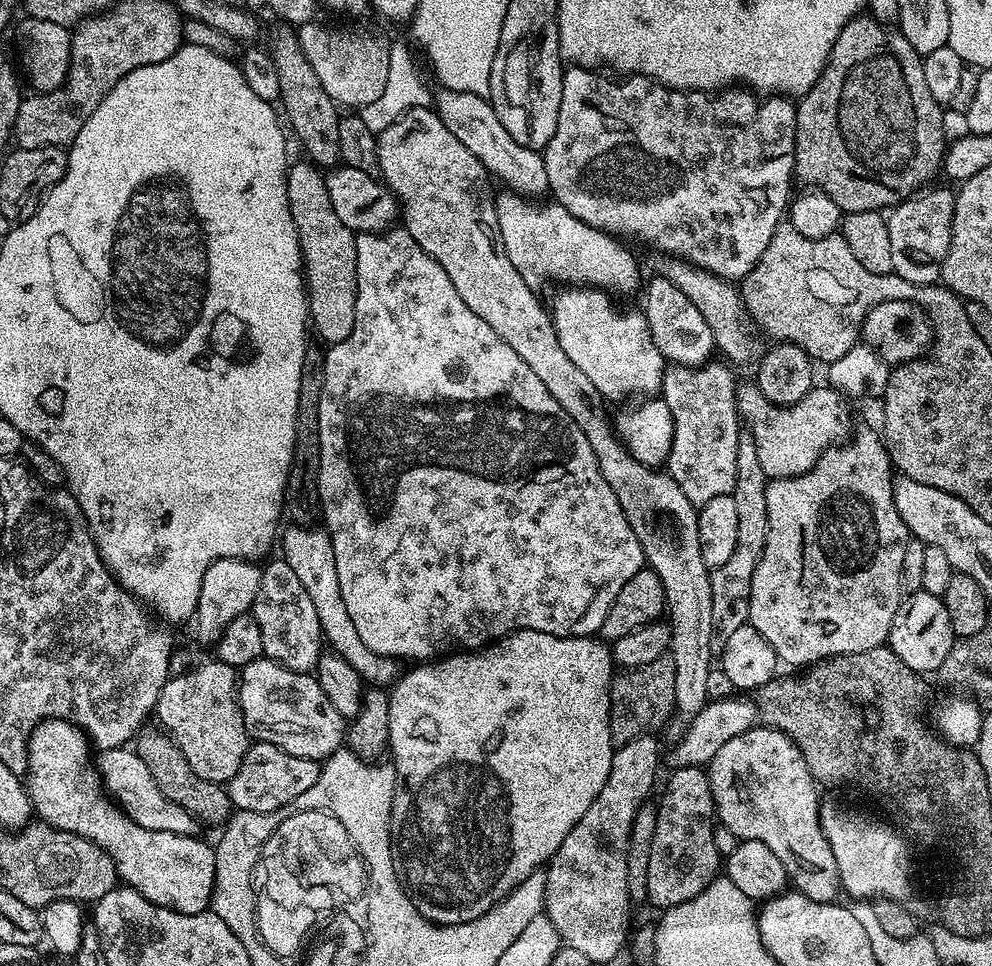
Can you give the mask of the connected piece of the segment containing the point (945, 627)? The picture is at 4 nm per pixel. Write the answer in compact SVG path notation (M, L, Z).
M923 590L905 595L894 614L887 643L892 653L902 662L906 662L910 670L917 674L939 673L942 662L946 662L946 654L950 654L954 643L950 614L946 614L943 599Z

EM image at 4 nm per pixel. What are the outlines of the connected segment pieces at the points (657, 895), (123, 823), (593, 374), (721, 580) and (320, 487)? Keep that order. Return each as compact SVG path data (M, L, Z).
M672 768L664 793L656 807L657 825L650 843L650 860L647 867L647 903L659 910L667 910L690 898L698 898L710 882L717 879L722 868L722 857L714 846L716 807L707 771L698 768Z
M42 720L28 740L28 771L26 787L32 801L33 813L52 828L78 834L94 842L112 855L117 877L127 887L138 890L142 898L154 902L159 908L169 908L182 914L198 914L209 911L212 891L216 885L216 849L211 843L196 836L170 834L162 830L146 830L128 817L102 791L97 773L88 769L90 741L76 725L68 720Z
M568 286L556 296L556 301L550 304L550 317L552 319L552 325L556 331L556 337L558 342L562 346L562 350L566 350L566 358L570 358L574 362L574 366L578 366L578 370L582 370L582 374L586 374L586 378L590 378L590 382L594 382L597 393L601 397L604 396L628 396L633 392L634 395L640 396L636 398L652 398L661 391L661 384L663 382L664 371L666 369L666 361L662 353L658 350L658 346L654 346L652 341L652 335L650 334L650 326L648 320L644 316L643 311L636 310L636 312L623 312L622 309L616 308L616 304L609 293L591 286Z
M741 431L737 448L737 478L731 496L738 513L738 542L730 559L722 562L722 566L711 569L710 599L713 609L710 610L712 619L713 641L723 642L738 630L738 626L748 623L750 610L750 582L754 578L754 570L758 566L760 556L764 553L766 544L766 486L769 478L762 470L762 462L758 458L758 450L754 446L754 438L748 431Z
M393 226L387 232L361 232L356 237L356 257L358 266L356 267L356 301L354 302L354 330L342 342L331 345L324 353L324 372L322 374L321 397L318 401L318 437L321 446L321 466L318 469L317 494L319 496L319 511L324 512L323 527L332 540L334 550L334 570L338 570L338 586L342 594L342 602L346 604L346 614L350 614L350 622L354 622L354 630L358 630L358 638L370 651L379 656L390 656L397 662L412 660L408 662L428 662L433 658L443 658L449 655L450 650L479 650L489 642L495 642L509 636L511 632L518 630L538 630L542 634L554 634L555 636L596 636L599 633L602 622L606 622L606 614L610 606L618 598L622 586L634 578L645 567L646 561L644 551L614 494L614 490L606 482L602 470L598 466L598 458L594 458L594 450L590 450L590 442L586 434L558 406L554 394L542 386L542 378L462 302L458 295L458 290L454 290L454 282L450 282L442 266L414 242L412 235L403 226Z

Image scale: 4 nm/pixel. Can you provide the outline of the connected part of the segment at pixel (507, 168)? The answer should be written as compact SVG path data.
M446 87L439 89L440 93L434 96L434 111L442 118L446 130L482 162L482 166L493 177L496 176L504 183L505 189L518 192L529 198L540 198L548 192L548 179L546 178L546 166L543 155L537 149L522 146L522 142L514 142L494 114L491 100L474 94L473 92L459 92Z

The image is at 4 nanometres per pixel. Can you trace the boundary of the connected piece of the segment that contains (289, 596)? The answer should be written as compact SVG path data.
M283 558L269 559L260 573L258 594L254 598L250 614L258 622L258 631L262 633L262 650L269 660L276 661L283 668L295 672L311 673L320 663L322 655L322 633L318 622L318 610L310 602L301 580L290 570Z

